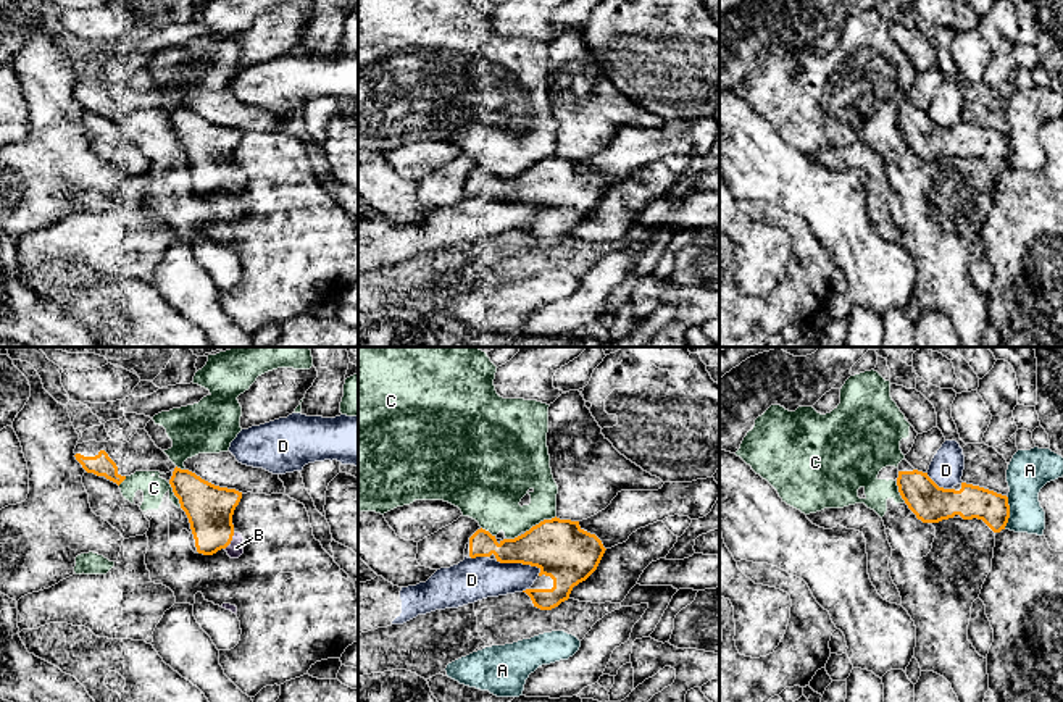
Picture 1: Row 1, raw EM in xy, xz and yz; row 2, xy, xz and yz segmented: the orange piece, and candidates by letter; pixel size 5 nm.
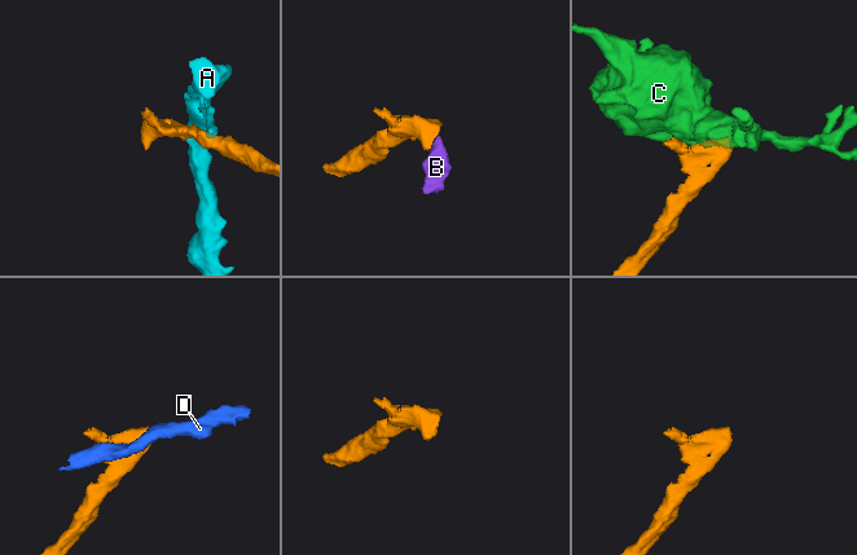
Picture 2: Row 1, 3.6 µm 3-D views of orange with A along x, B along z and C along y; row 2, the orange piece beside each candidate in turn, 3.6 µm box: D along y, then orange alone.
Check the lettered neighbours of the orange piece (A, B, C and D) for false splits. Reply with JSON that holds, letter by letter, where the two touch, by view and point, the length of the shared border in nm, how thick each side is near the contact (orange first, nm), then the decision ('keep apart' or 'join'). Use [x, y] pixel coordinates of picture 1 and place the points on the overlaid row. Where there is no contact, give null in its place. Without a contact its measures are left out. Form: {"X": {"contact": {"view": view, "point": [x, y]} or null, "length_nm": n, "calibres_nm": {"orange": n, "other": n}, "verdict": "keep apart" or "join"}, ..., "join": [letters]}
{"A": {"contact": {"view": "yz", "point": [1008, 512]}, "length_nm": 170, "calibres_nm": {"orange": 160, "other": 200}, "verdict": "keep apart"}, "B": {"contact": {"view": "xy", "point": [231, 539]}, "length_nm": 100, "calibres_nm": {"orange": 240, "other": 80}, "verdict": "join"}, "C": {"contact": {"view": "xz", "point": [541, 522]}, "length_nm": 180, "calibres_nm": {"orange": 280, "other": 240}, "verdict": "keep apart"}, "D": {"contact": {"view": "xz", "point": [518, 562]}, "length_nm": 240, "calibres_nm": {"orange": 280, "other": 220}, "verdict": "keep apart"}, "join": ["B"]}

